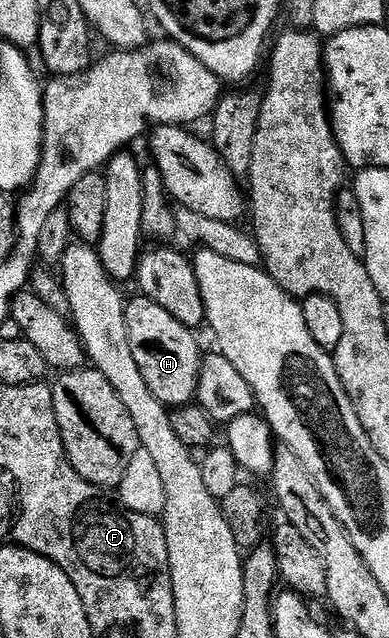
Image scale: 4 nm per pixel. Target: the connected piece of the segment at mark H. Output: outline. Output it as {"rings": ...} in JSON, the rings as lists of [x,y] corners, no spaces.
{"rings":[[[141,293],[136,294],[135,300],[127,303],[125,321],[129,329],[129,345],[133,349],[133,358],[137,361],[137,369],[141,369],[141,377],[145,377],[145,385],[153,389],[155,396],[161,399],[164,407],[168,409],[188,406],[189,399],[186,399],[186,395],[192,394],[201,362],[201,350],[199,351],[199,343],[195,340],[196,332],[181,325],[177,317],[169,317],[169,313],[165,313],[165,309],[157,305],[157,301],[149,301]]]}

